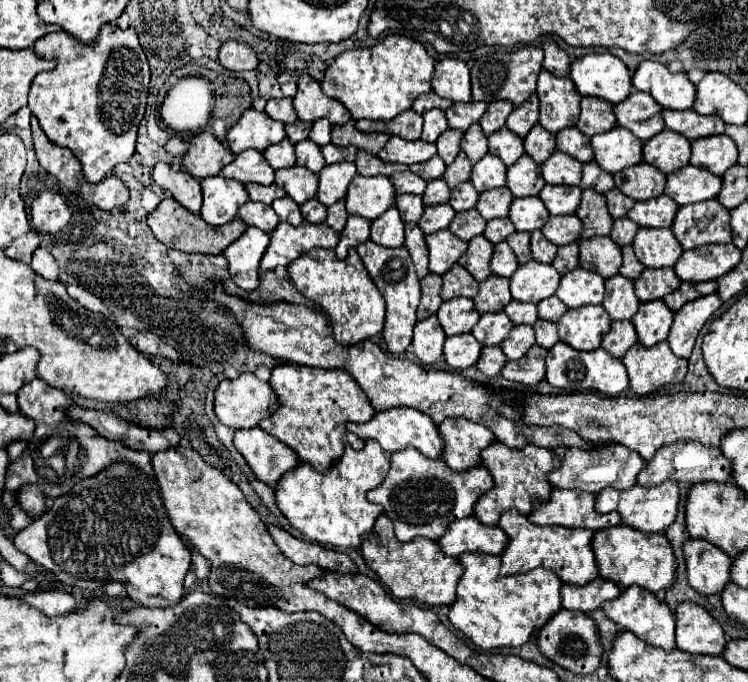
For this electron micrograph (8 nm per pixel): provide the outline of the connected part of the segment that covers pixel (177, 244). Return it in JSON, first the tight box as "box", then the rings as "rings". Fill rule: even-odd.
{"box":[148,198,248,254],"rings":[[[164,198],[154,208],[154,212],[148,214],[148,226],[160,242],[168,244],[170,248],[190,252],[190,254],[222,254],[248,228],[240,218],[234,218],[230,224],[226,224],[222,228],[212,228],[200,216],[196,216],[196,214],[188,212],[184,206],[180,206],[174,198]]]}

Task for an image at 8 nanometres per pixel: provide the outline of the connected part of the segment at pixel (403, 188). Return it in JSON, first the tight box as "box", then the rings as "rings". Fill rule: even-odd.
{"box":[390,170,426,194],"rings":[[[410,170],[406,172],[396,172],[396,176],[390,178],[394,184],[396,194],[422,194],[426,188],[426,180],[420,180],[420,176],[412,174]]]}

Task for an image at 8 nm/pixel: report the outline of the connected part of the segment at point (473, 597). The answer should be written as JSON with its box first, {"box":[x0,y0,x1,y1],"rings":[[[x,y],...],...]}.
{"box":[448,554,562,650],"rings":[[[462,554],[458,560],[464,566],[464,574],[448,618],[484,650],[526,644],[562,608],[562,580],[554,570],[536,568],[526,574],[500,576],[500,556]]]}

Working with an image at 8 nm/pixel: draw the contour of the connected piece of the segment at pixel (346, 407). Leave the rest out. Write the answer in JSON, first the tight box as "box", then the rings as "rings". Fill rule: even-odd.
{"box":[260,364,376,472],"rings":[[[280,364],[272,370],[270,386],[280,400],[280,408],[268,420],[262,420],[260,428],[266,430],[268,434],[276,436],[286,446],[290,446],[302,462],[312,464],[318,472],[328,472],[330,466],[342,458],[346,444],[350,444],[354,450],[364,448],[364,440],[354,438],[346,430],[346,422],[368,422],[374,418],[376,410],[372,408],[364,390],[356,384],[356,380],[352,380],[352,376],[348,372],[344,372],[344,370],[322,370],[322,368],[300,366],[300,364]]]}

